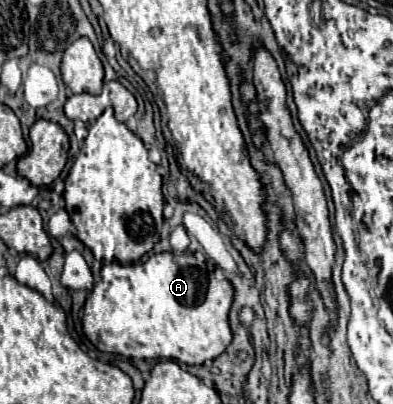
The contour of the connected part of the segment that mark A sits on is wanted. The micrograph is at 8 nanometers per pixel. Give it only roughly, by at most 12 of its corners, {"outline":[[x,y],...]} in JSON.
{"outline":[[188,253],[110,263],[92,345],[202,365],[232,341],[232,285]]}

